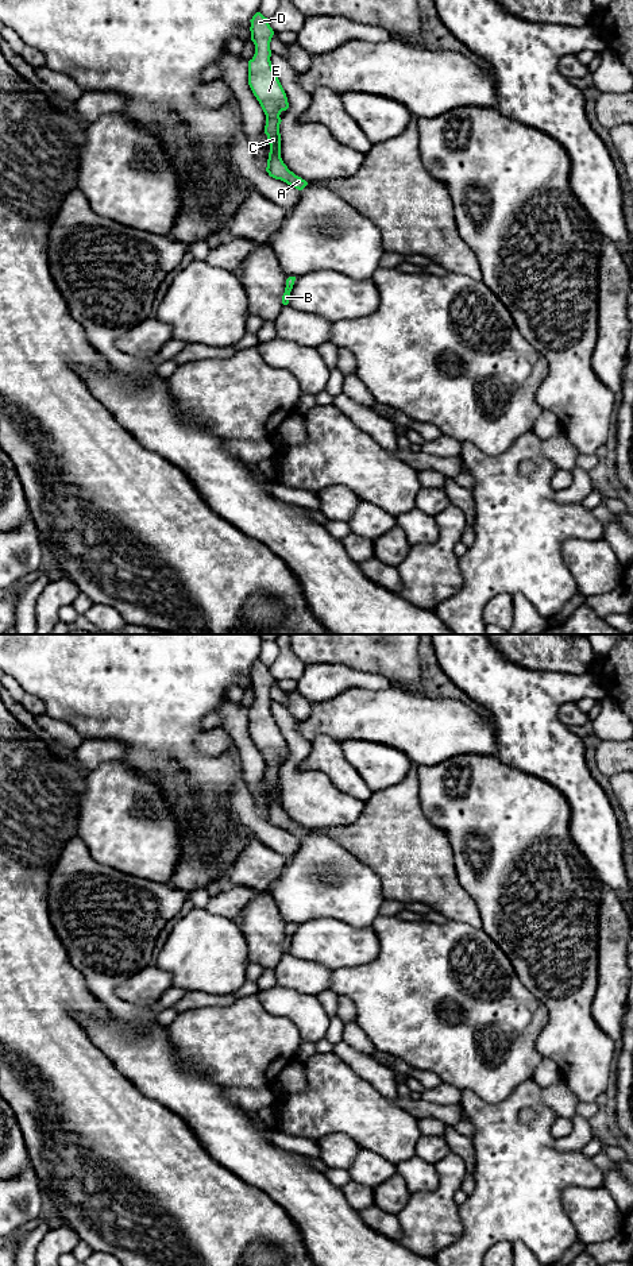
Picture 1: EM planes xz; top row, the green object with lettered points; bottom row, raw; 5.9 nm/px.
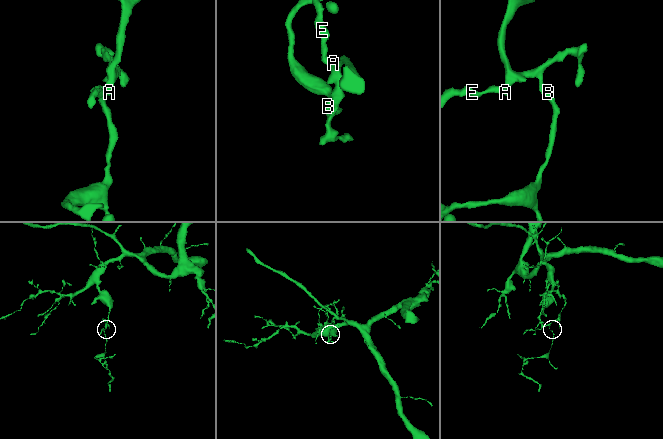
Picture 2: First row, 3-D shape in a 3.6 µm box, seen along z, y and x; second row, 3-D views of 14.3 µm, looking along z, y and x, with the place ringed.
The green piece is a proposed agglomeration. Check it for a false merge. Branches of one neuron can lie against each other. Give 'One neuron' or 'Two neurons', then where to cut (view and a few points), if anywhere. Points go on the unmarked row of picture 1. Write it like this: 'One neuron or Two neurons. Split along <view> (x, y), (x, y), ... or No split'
One neuron. No split

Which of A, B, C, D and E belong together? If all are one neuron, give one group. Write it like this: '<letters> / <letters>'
A B C D E

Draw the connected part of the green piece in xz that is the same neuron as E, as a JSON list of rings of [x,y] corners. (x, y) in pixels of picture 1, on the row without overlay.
[[[256,660],[250,669],[255,702],[248,709],[248,733],[266,763],[265,781],[270,792],[266,819],[270,825],[302,838],[308,830],[290,819],[281,806],[279,763],[289,756],[289,750],[270,709],[274,679],[269,667],[260,660]]]

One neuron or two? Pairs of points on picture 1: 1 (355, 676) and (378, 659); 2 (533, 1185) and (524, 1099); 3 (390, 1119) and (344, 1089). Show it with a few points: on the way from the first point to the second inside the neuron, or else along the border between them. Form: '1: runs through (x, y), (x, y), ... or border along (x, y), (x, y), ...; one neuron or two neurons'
1: border along (331, 662), (381, 674), (390, 684); two neurons
2: runs through (516, 1164), (513, 1160), (513, 1120); one neuron
3: runs through (379, 1119), (374, 1119), (355, 1100); one neuron

